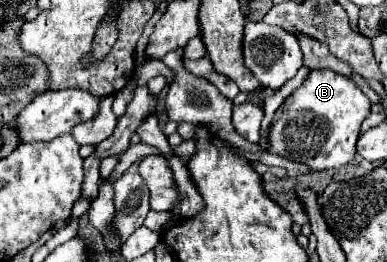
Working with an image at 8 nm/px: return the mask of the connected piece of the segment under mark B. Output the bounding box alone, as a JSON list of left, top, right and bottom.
[267,71,371,171]

